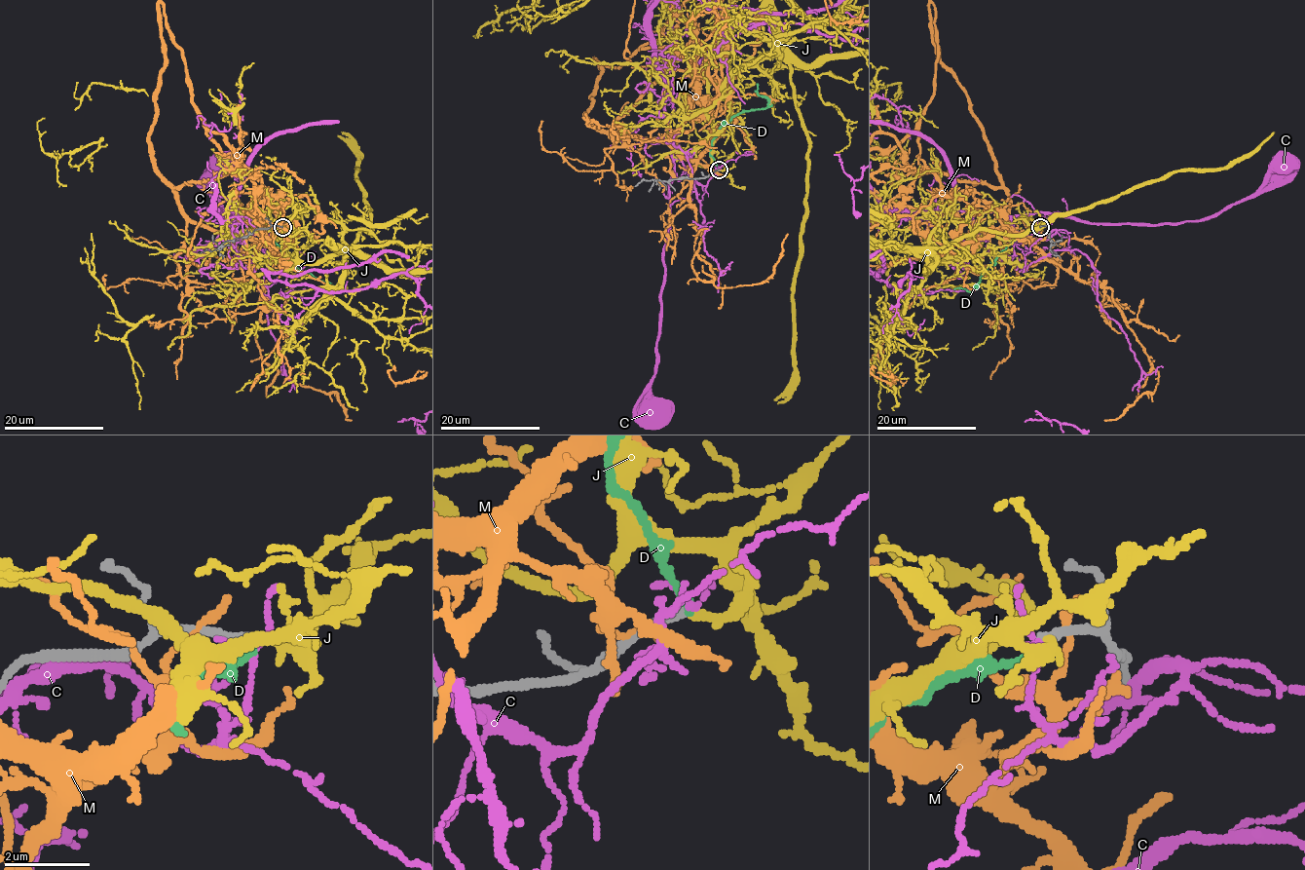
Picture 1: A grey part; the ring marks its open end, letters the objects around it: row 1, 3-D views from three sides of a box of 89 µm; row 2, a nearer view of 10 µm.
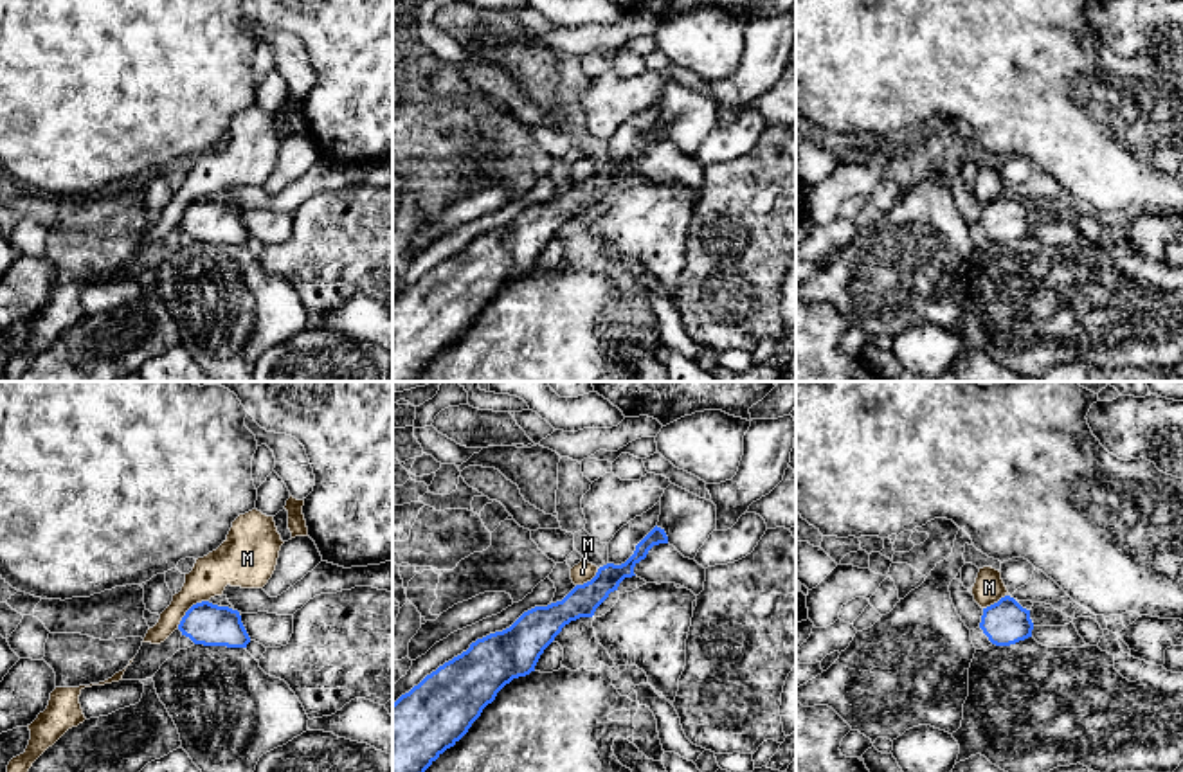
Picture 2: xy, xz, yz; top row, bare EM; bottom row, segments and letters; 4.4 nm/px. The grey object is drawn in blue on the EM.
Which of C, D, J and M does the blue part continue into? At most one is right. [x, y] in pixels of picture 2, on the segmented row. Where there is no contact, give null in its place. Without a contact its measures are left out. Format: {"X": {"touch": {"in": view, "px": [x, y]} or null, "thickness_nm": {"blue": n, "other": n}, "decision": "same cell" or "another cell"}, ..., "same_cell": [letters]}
{"C": {"touch": null, "decision": "another cell"}, "D": {"touch": null, "decision": "another cell"}, "J": {"touch": null, "decision": "same cell"}, "M": {"touch": {"in": "xy", "px": [189, 609]}, "thickness_nm": {"blue": 190, "other": 170}, "decision": "another cell"}, "same_cell": ["J"]}

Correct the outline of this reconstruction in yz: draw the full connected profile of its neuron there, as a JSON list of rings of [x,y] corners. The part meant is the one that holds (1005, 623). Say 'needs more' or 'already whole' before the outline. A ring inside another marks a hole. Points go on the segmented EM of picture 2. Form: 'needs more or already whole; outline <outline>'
already whole; outline [[[1005,596],[998,603],[983,608],[980,628],[996,646],[1010,646],[1032,637],[1034,623],[1030,610],[1014,597]]]

